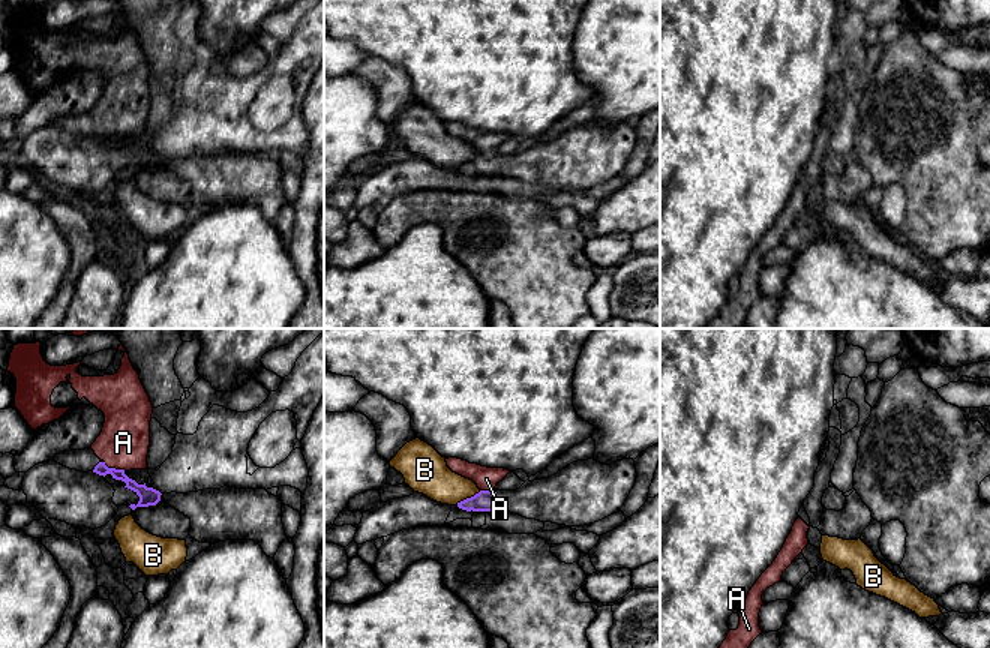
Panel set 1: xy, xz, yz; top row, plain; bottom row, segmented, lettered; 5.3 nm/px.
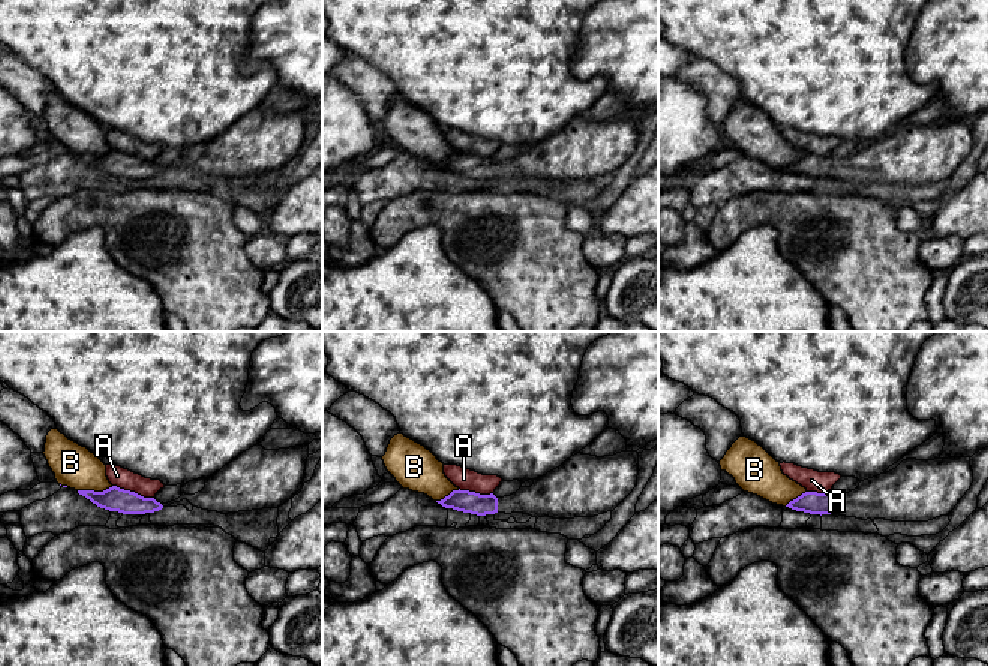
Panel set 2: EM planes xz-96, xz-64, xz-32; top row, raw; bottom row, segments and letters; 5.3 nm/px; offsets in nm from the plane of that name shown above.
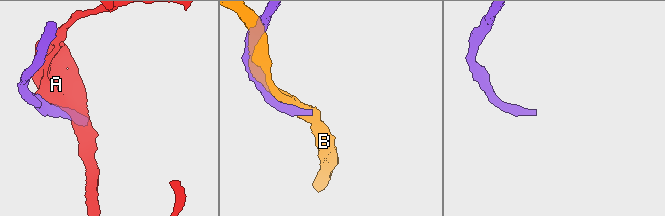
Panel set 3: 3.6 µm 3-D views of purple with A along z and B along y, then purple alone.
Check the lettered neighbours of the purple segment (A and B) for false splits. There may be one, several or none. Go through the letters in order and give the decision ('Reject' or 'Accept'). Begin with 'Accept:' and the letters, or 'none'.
Accept: none
A: Reject
B: Reject

